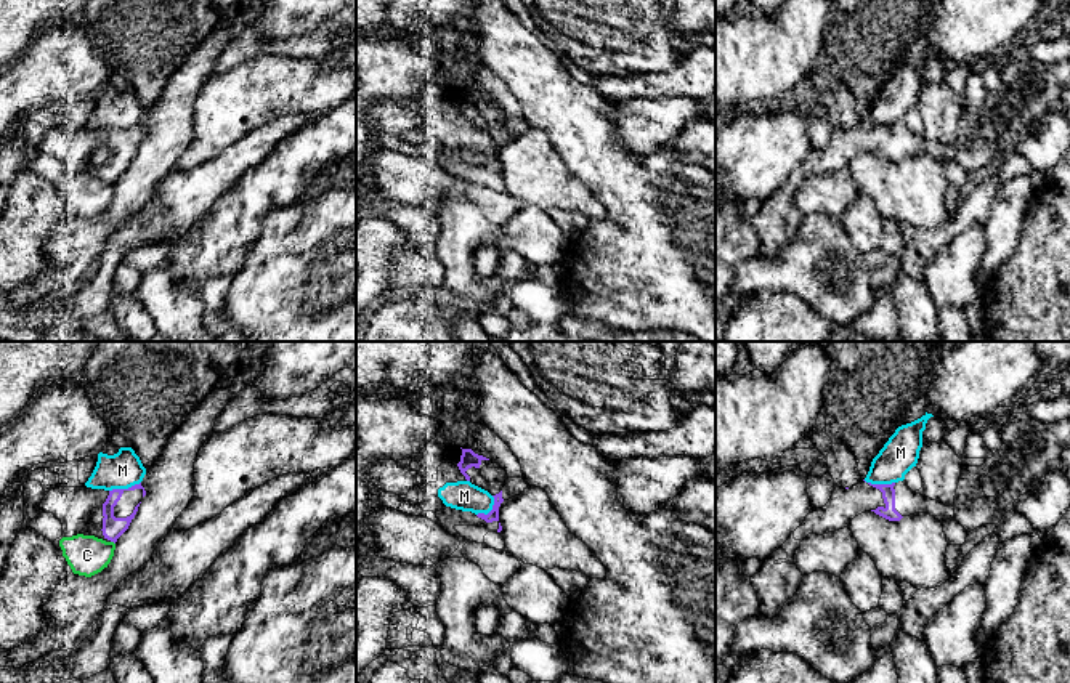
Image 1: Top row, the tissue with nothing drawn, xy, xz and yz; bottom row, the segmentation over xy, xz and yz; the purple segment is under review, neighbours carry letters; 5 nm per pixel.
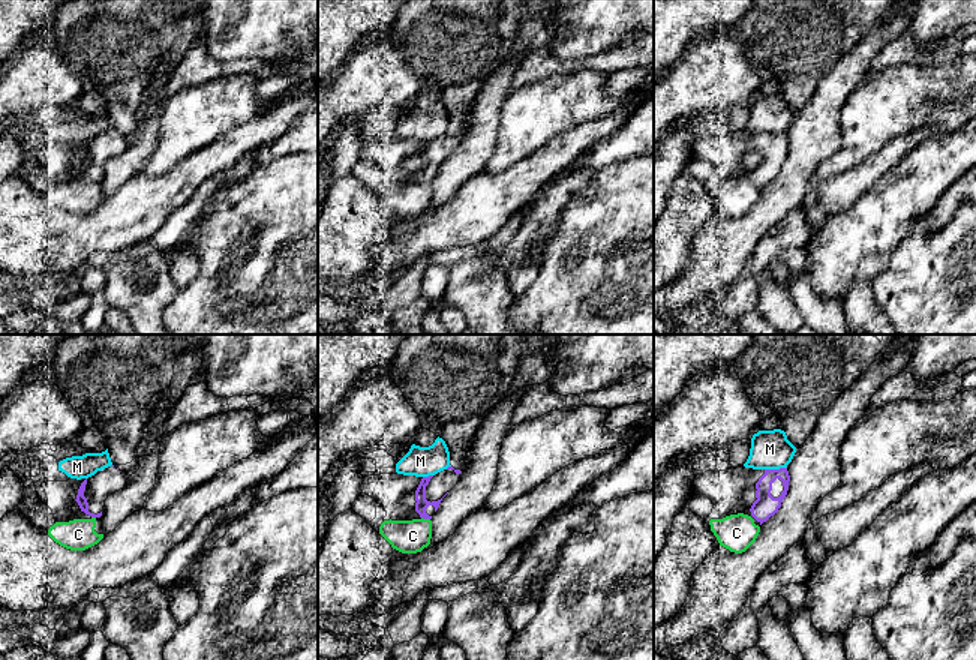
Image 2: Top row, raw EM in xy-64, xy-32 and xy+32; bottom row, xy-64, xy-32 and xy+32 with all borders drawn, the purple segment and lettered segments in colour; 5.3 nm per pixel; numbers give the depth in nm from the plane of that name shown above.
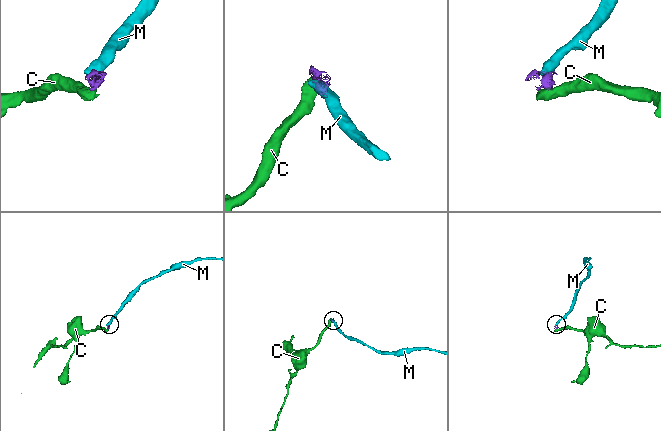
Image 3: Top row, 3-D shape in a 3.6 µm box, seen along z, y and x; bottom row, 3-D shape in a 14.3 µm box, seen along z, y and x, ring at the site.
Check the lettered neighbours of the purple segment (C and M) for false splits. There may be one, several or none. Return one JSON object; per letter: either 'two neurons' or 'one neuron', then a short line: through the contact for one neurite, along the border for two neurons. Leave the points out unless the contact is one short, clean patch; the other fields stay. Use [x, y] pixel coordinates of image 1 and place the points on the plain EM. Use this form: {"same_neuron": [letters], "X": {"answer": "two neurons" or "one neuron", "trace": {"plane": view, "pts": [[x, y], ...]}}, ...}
{"same_neuron": [], "C": {"answer": "two neurons", "trace": {"plane": "xy", "pts": [[111, 181], [114, 185]]}}, "M": {"answer": "two neurons", "trace": {"plane": "xy", "pts": [[140, 122], [109, 132]]}}}

